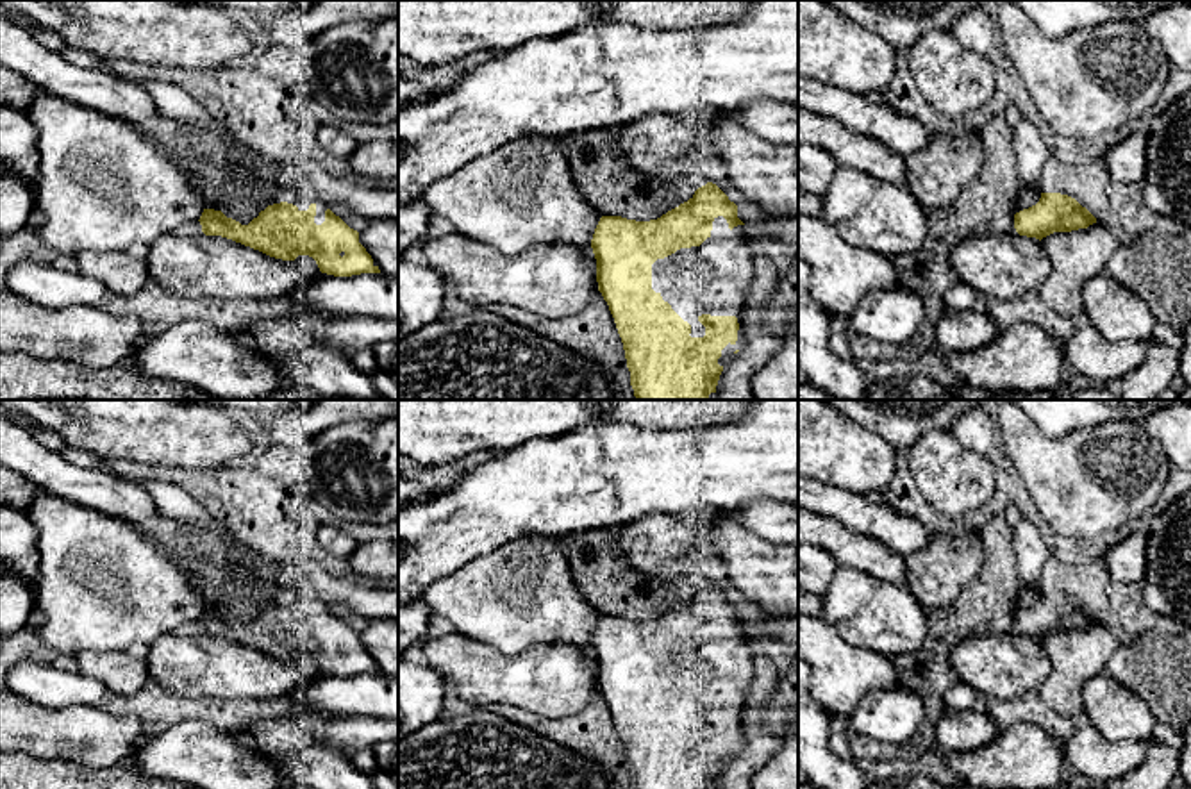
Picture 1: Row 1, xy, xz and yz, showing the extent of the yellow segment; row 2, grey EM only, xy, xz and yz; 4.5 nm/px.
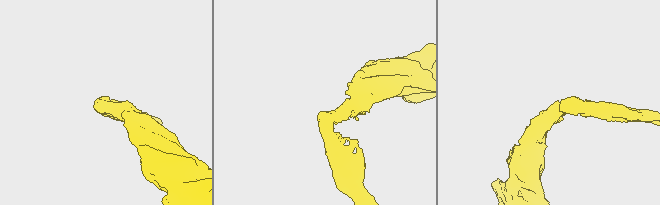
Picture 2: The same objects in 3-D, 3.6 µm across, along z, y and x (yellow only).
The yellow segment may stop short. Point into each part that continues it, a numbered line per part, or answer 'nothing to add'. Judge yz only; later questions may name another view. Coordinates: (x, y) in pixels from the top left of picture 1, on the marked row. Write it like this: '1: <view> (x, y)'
nothing to add

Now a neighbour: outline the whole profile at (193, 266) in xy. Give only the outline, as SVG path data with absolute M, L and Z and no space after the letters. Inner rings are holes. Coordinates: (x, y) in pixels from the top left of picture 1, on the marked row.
M168 234L141 252L150 280L184 298L250 298L273 300L296 293L321 271L309 255L295 261L270 257L259 250L221 236L177 236Z

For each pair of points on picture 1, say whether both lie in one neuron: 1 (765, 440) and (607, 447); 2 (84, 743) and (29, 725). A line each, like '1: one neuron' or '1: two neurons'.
1: one neuron
2: one neuron

